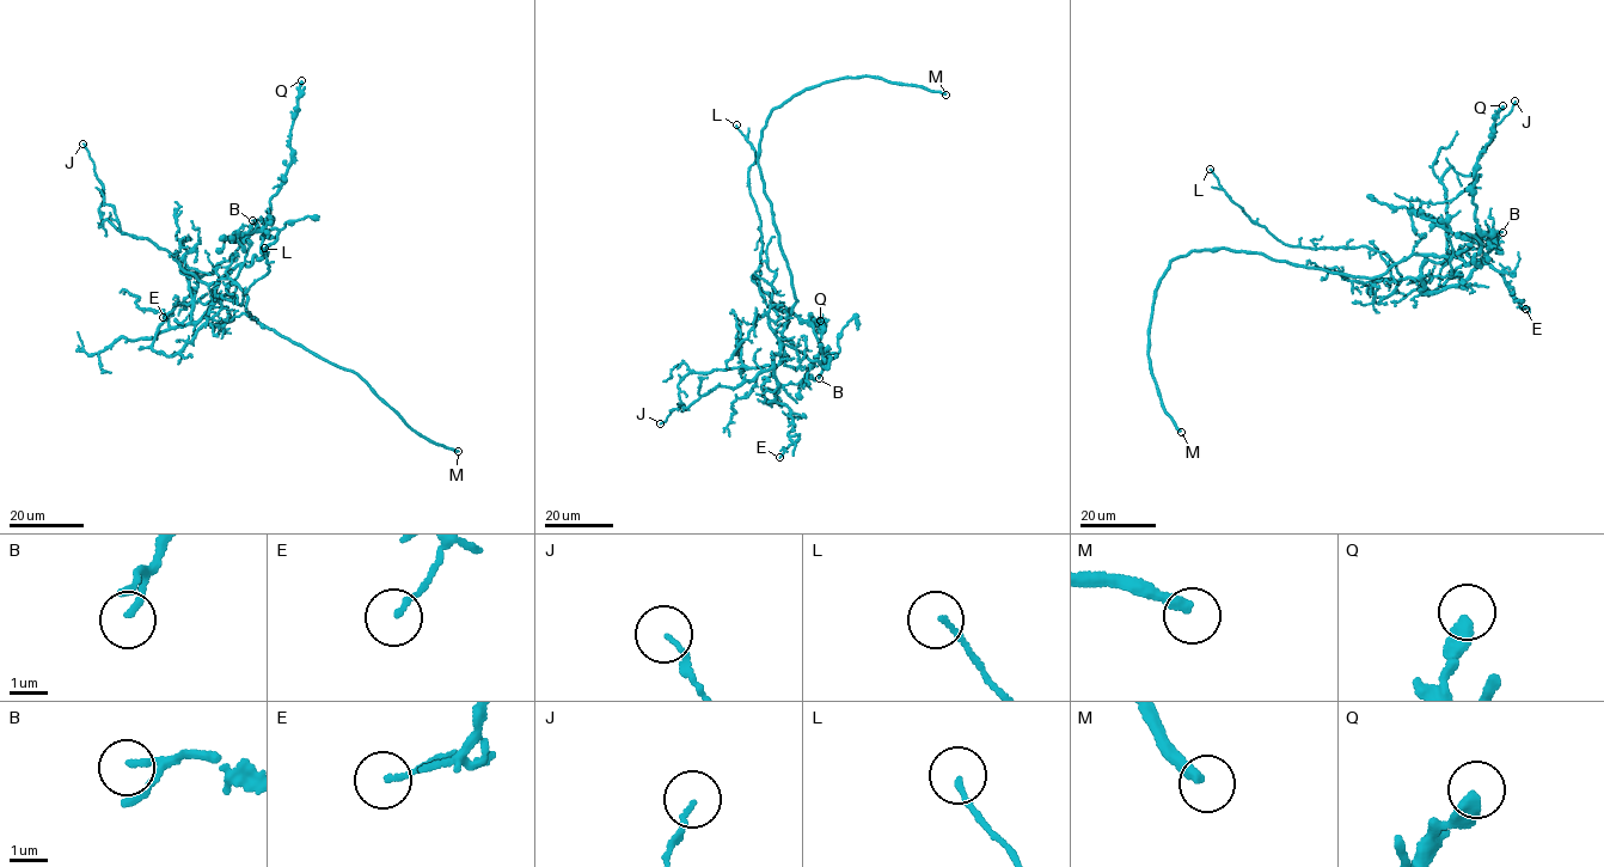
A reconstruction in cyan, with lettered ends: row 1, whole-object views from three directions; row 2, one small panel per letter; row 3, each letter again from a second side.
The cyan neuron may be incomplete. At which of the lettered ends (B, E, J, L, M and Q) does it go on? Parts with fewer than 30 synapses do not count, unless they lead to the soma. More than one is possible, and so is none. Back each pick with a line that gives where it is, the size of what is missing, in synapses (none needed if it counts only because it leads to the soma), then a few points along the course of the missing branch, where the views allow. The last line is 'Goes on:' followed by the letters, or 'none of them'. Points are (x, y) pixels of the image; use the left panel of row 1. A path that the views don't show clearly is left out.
M: (458, 451)
Goes on: M

